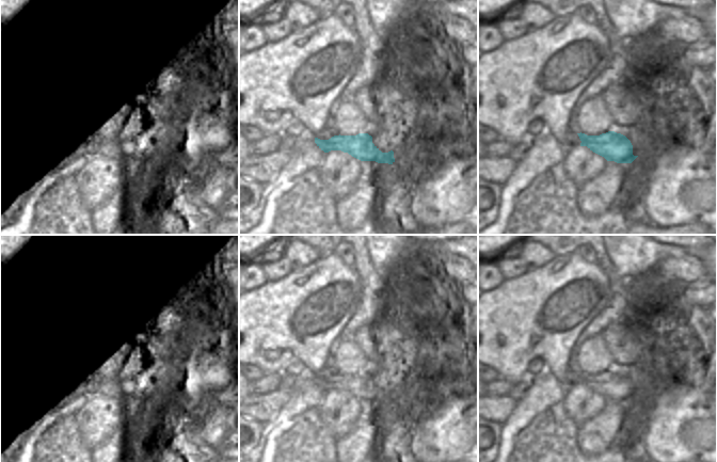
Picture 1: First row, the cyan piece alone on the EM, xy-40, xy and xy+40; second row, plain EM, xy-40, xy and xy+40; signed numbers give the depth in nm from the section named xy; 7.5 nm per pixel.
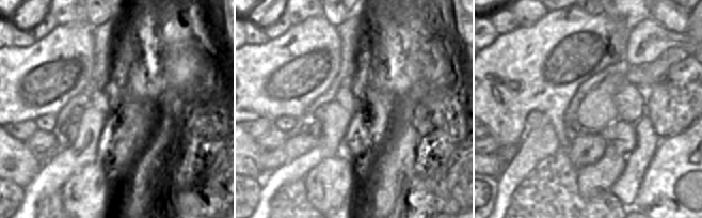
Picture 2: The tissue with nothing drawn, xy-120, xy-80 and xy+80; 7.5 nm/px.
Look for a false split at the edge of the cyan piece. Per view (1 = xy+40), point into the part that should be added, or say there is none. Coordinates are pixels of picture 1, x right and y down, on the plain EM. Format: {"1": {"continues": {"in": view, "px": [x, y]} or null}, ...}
{"1": {"continues": null}}

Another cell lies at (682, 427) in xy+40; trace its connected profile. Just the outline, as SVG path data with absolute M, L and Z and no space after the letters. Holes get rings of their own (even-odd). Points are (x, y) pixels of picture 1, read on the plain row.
M717 347L698 385L676 383L658 396L634 458L642 452L650 462L717 462Z

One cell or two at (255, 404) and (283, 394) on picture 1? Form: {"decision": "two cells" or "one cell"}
{"decision": "one cell"}

